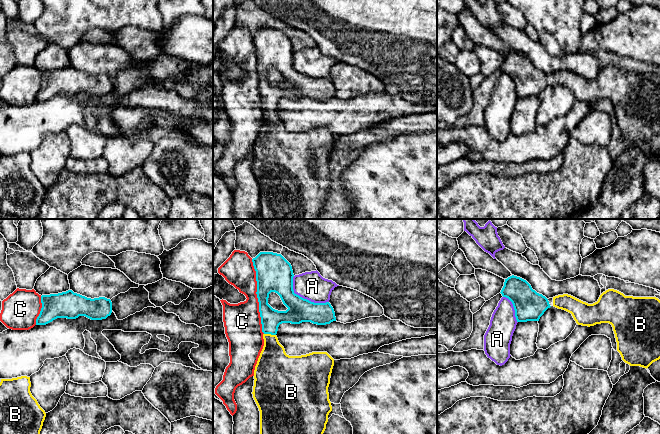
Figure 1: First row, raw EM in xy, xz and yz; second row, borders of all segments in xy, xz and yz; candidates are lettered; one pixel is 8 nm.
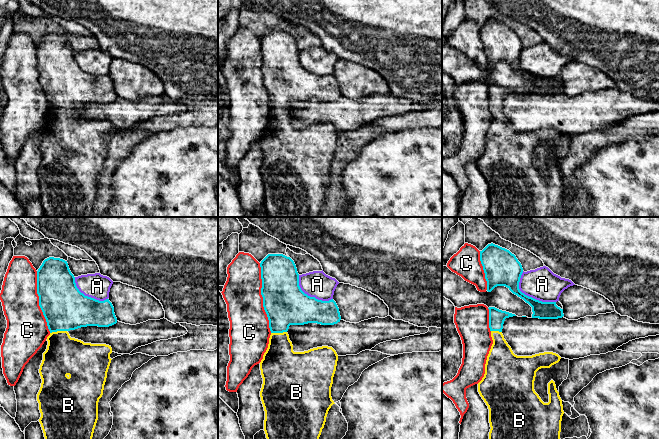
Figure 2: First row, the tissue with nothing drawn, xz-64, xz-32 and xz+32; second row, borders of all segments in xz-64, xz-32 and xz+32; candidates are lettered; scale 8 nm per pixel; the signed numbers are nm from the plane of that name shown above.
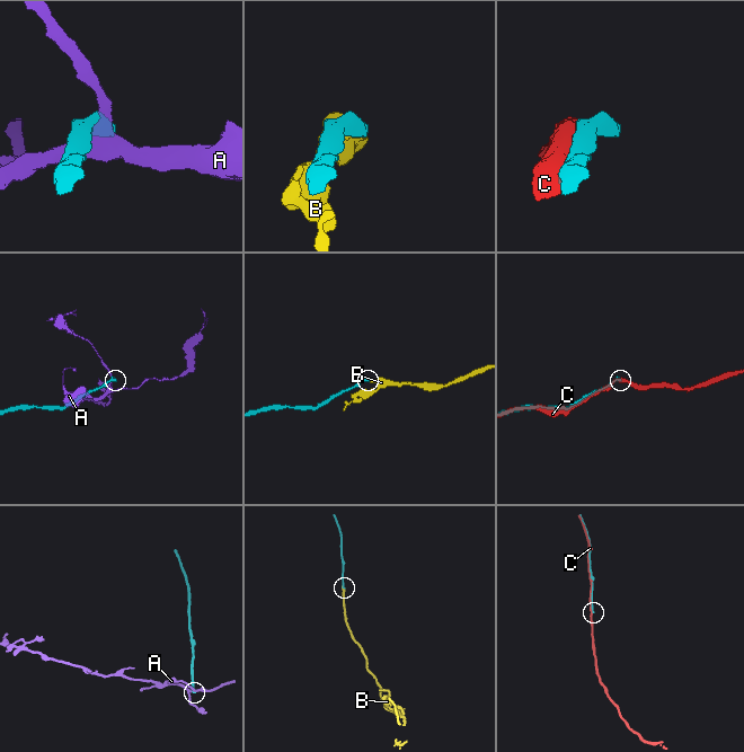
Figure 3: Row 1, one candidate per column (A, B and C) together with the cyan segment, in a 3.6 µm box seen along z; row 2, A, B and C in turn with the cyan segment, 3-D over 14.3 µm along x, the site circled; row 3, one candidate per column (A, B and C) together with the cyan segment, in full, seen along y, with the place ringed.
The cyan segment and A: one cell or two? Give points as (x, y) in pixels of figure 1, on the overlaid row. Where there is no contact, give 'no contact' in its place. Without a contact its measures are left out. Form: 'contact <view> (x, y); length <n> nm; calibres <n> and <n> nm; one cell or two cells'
contact xz (303, 298); length 360 nm; calibres 220 and 220 nm; two cells

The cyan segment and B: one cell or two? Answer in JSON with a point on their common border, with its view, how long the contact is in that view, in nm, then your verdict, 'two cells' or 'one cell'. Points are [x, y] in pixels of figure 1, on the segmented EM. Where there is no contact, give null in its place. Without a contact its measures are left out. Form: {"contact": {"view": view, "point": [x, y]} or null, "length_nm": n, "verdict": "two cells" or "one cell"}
{"contact": {"view": "xz", "point": [270, 333]}, "length_nm": 100, "verdict": "one cell"}

